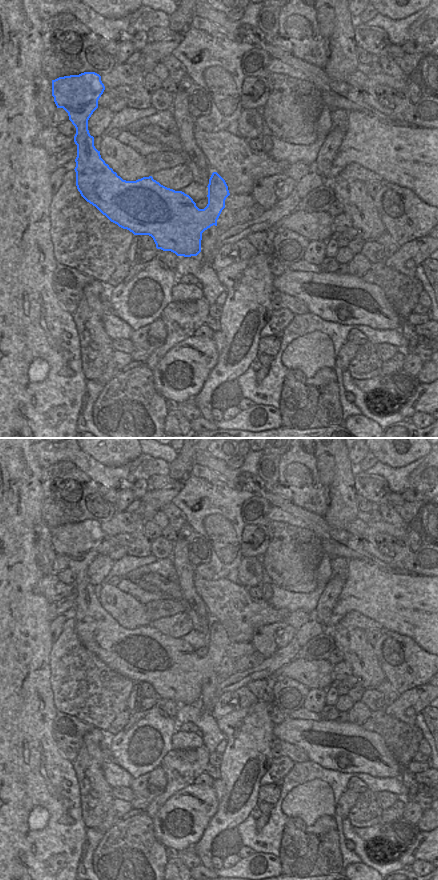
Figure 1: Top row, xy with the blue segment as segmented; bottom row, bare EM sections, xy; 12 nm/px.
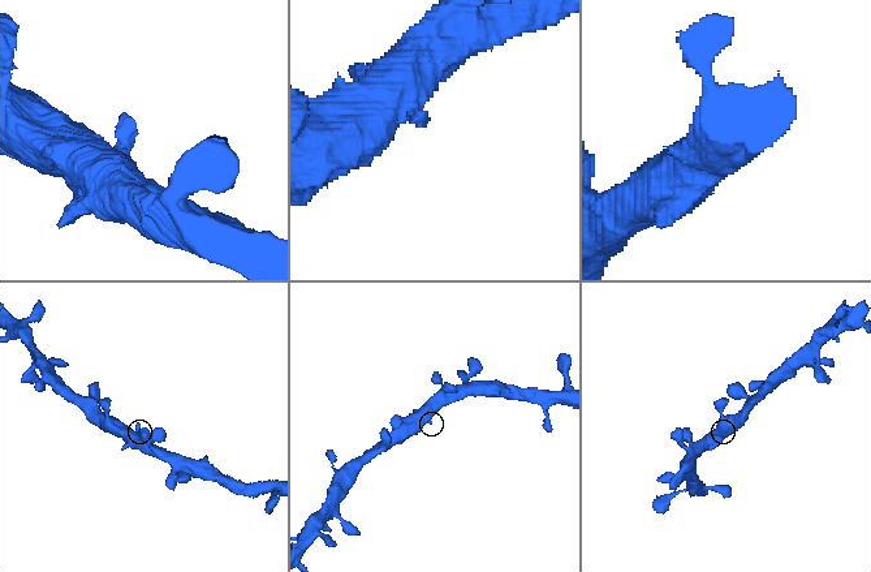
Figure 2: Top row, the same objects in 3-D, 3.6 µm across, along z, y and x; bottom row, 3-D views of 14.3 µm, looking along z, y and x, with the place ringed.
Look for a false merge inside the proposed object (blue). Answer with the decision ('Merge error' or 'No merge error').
No merge error.

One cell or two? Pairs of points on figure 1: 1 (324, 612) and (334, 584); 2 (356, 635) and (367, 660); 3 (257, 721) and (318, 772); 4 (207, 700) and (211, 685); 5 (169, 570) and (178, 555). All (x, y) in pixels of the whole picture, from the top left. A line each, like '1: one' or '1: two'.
1: one
2: one
3: two
4: one
5: two

